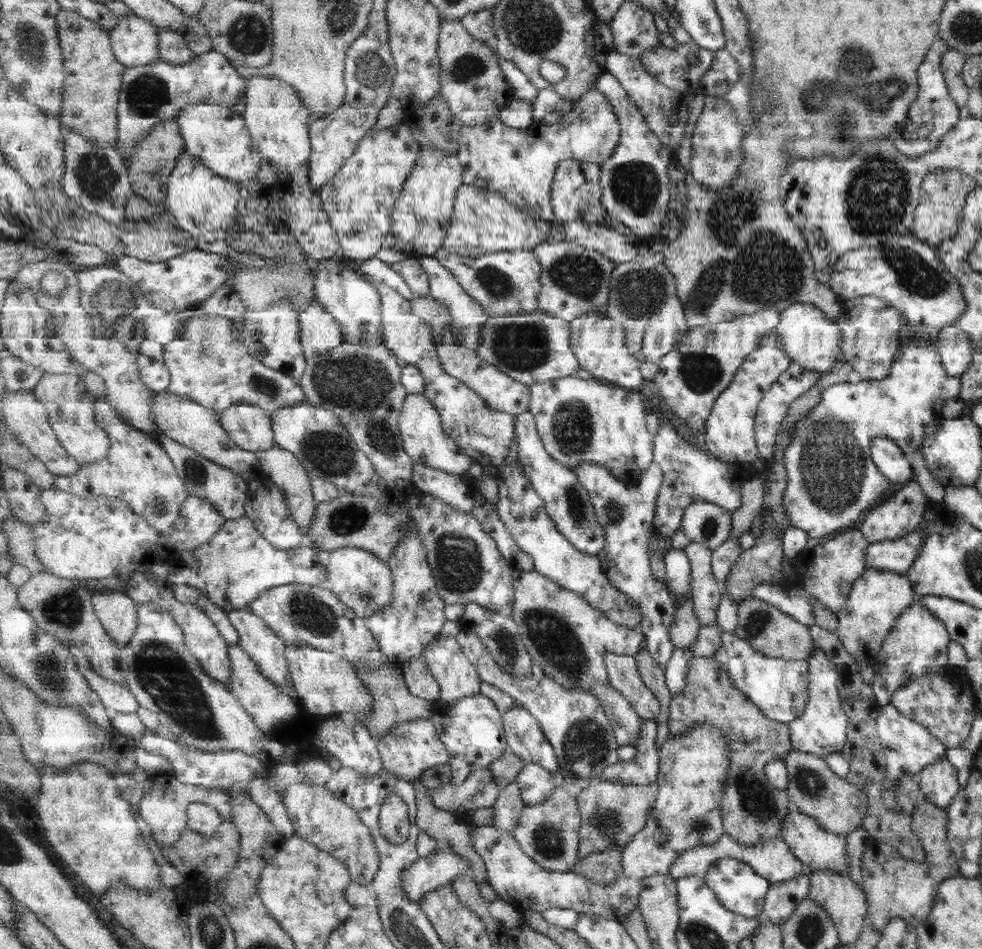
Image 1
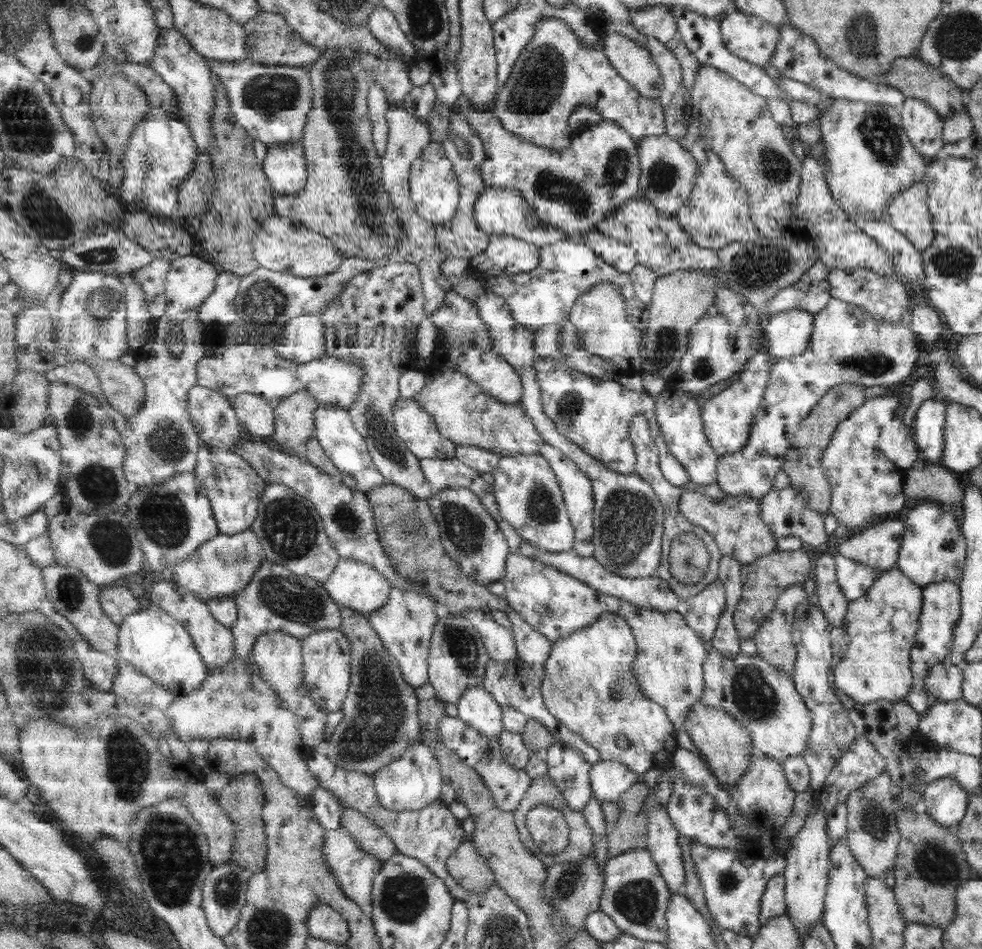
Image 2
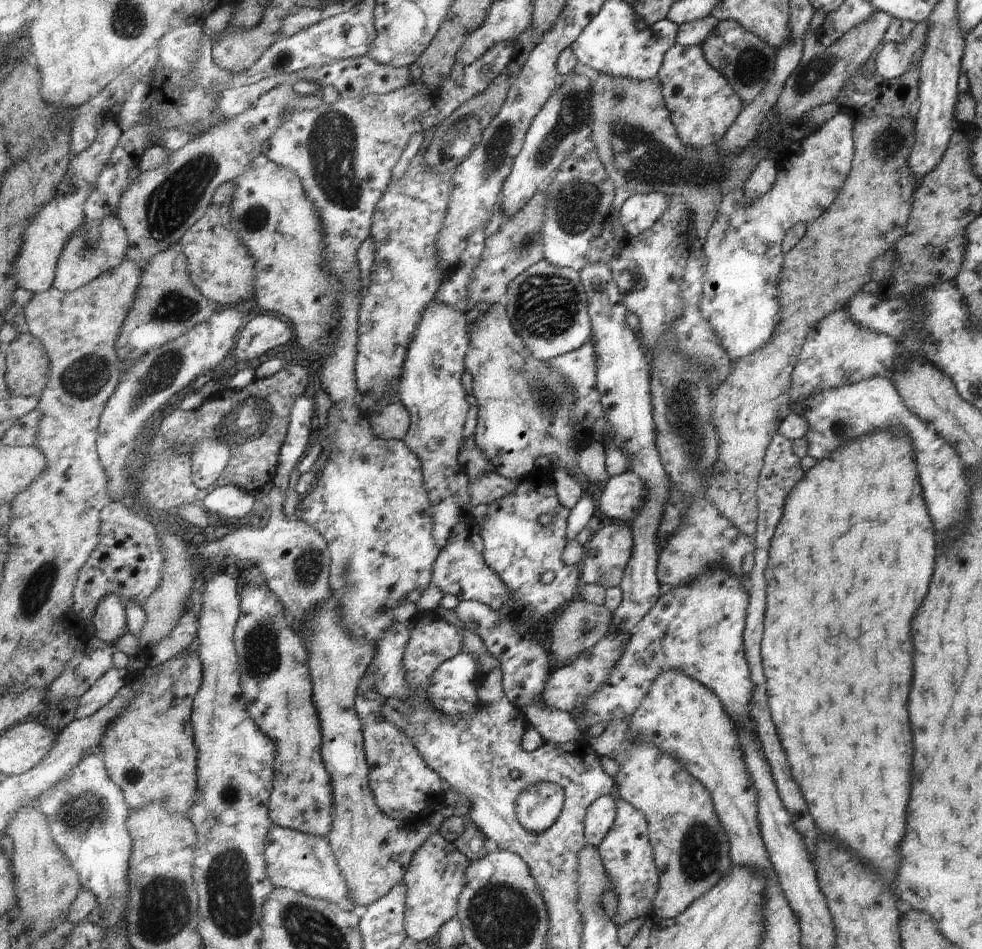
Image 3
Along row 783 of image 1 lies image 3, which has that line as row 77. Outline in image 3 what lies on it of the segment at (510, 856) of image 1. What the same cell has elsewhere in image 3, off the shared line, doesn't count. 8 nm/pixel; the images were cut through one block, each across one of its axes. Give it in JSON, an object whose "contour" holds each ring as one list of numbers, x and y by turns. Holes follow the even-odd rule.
{"contour":[[677,44,668,51,658,75,664,98,681,141,690,149,713,146,735,123,743,104,723,74,713,69,700,47]]}

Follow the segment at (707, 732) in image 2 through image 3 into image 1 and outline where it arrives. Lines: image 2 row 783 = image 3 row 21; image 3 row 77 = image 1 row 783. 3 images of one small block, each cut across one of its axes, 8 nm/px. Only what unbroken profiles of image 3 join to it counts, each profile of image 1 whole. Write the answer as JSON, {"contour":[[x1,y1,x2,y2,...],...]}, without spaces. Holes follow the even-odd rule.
{"contour":[[694,656,689,662,687,672,687,688,681,696,671,694,669,702,669,730,673,736,688,734,700,725,708,725,724,736,727,740,731,757,727,779,724,782,723,796,720,802,720,814,723,816,724,832,736,839,738,843,753,845,761,839,770,839,781,834,781,825,785,815,792,809,791,802,785,791,772,788,763,773,765,764,774,759,785,759,792,750,787,725,765,719,760,709,747,696,730,682,728,675,721,670,719,663,709,657]]}

